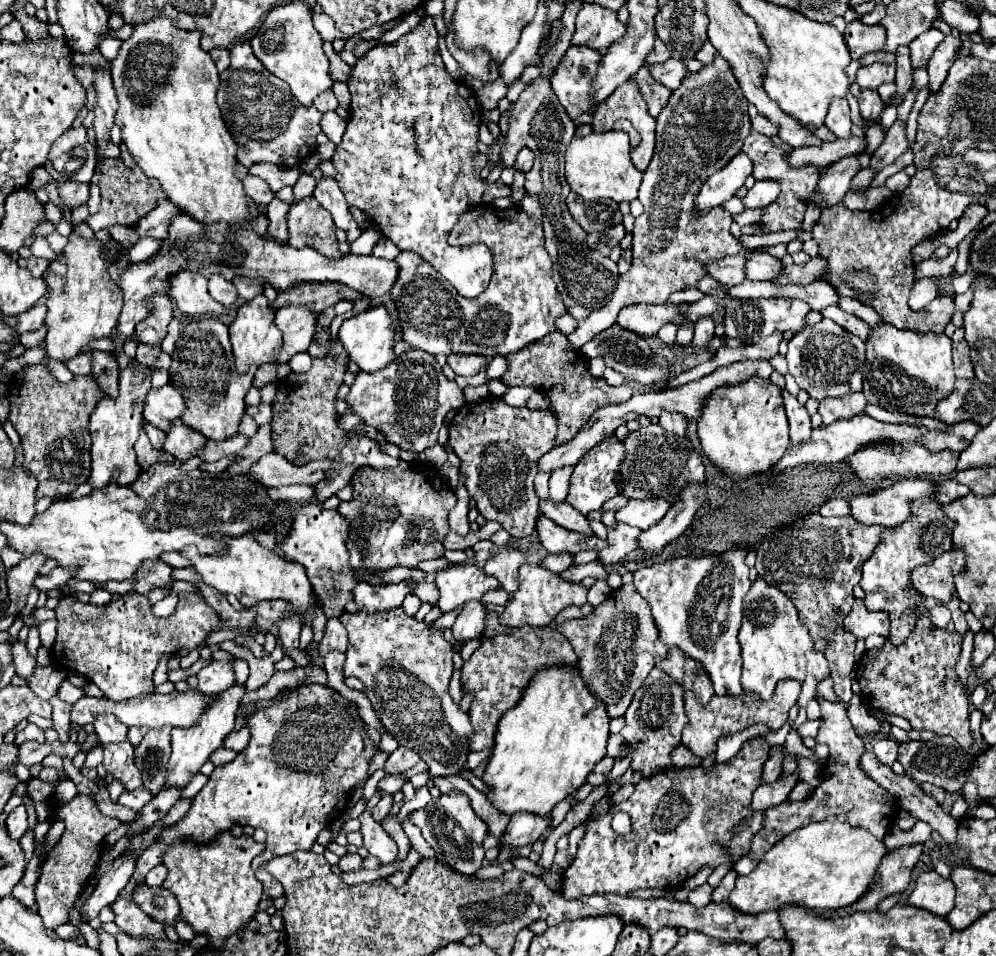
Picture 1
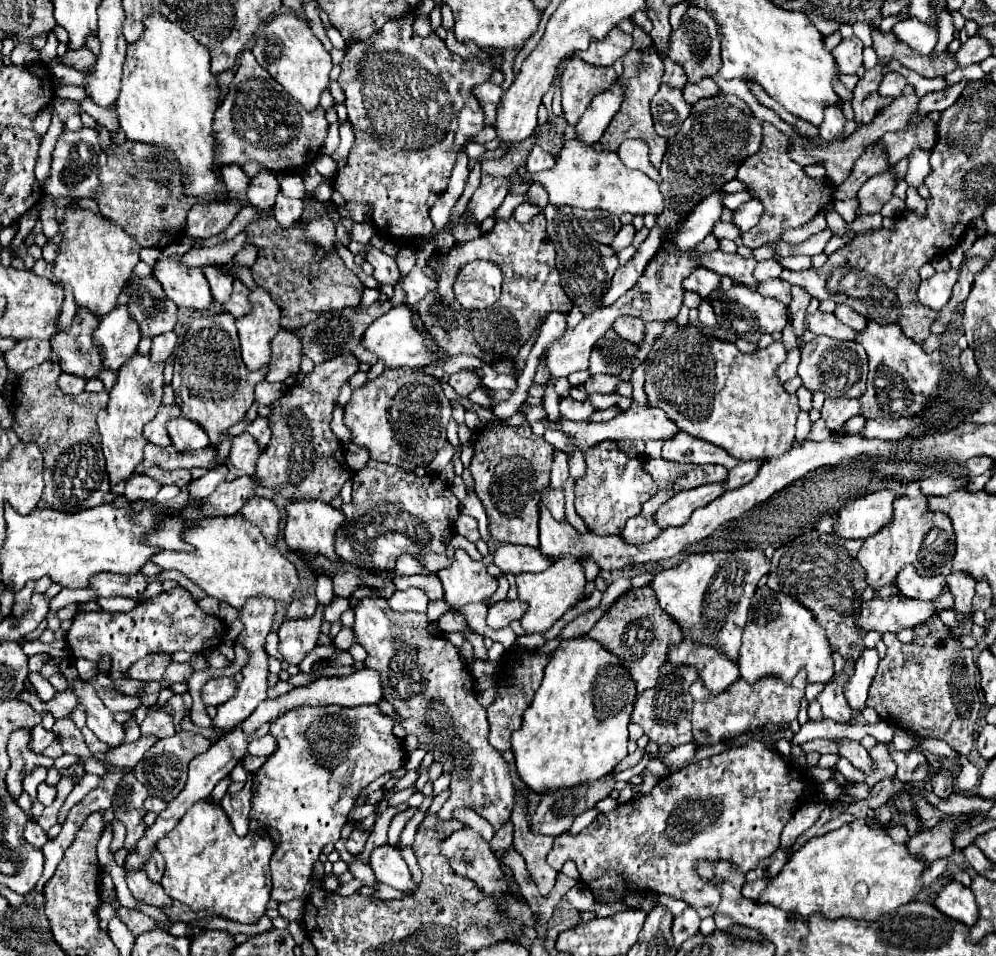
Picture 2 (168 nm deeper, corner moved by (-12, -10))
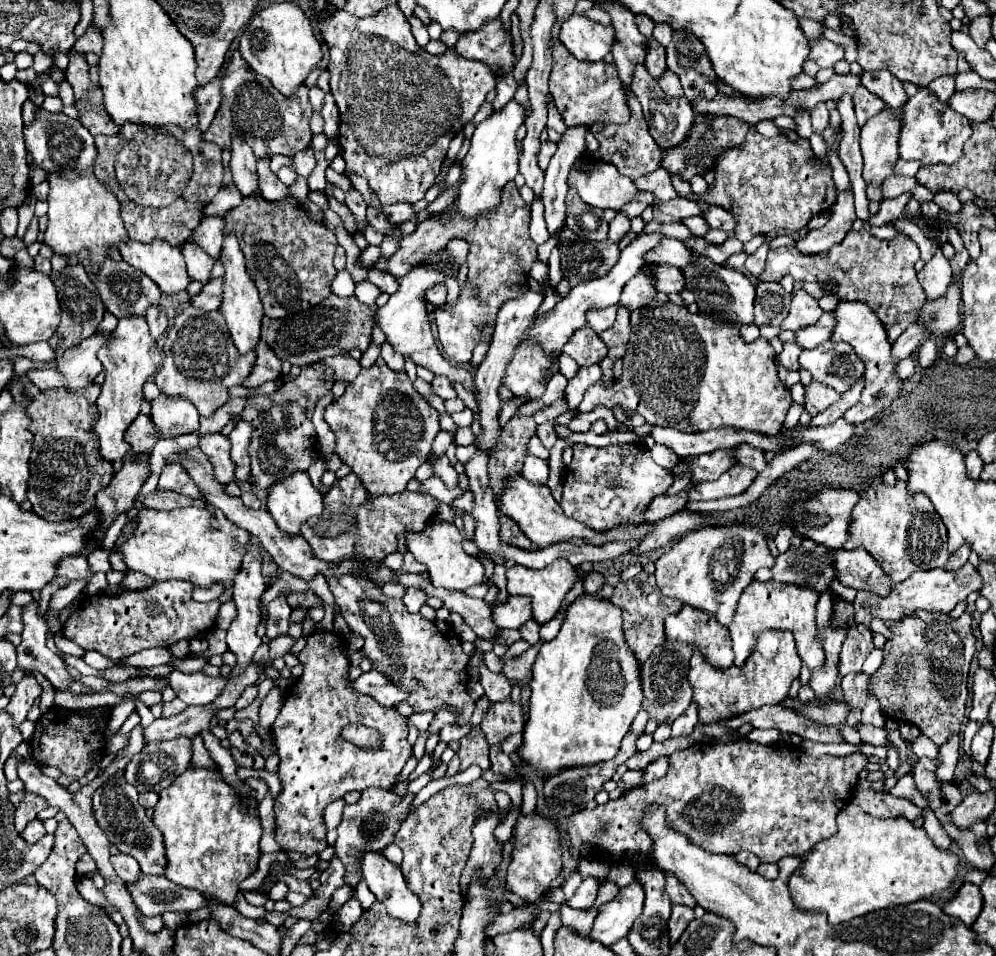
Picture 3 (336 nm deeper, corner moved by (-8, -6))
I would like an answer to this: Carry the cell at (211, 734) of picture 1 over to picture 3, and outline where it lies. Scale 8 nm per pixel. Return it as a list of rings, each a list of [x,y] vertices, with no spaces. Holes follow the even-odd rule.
[[[252,540],[250,546],[246,548],[246,556],[244,556],[244,562],[242,562],[242,570],[240,574],[236,576],[234,580],[234,592],[232,592],[232,600],[236,604],[236,618],[232,620],[230,628],[228,628],[228,636],[226,636],[226,642],[228,642],[228,648],[236,654],[238,662],[236,666],[232,668],[232,676],[236,674],[242,674],[246,668],[248,668],[248,662],[254,662],[254,652],[262,646],[262,640],[260,636],[256,634],[256,628],[260,624],[260,596],[264,594],[266,590],[266,580],[262,576],[262,554],[260,554],[260,546]]]

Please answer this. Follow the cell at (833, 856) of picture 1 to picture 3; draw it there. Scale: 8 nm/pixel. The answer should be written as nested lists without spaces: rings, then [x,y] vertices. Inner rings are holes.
[[[846,804],[838,814],[838,830],[834,836],[820,840],[792,872],[788,888],[794,906],[802,912],[824,912],[828,924],[836,926],[872,910],[910,904],[938,890],[946,890],[958,872],[958,856],[950,850],[938,850],[924,828],[914,828],[906,818],[874,818],[856,804]]]

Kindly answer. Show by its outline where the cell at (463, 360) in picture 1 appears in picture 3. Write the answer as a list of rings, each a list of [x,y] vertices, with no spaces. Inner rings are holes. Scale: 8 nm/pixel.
[[[436,376],[434,382],[432,382],[432,386],[434,386],[434,392],[436,392],[442,400],[448,400],[448,398],[454,398],[454,396],[456,396],[456,390],[454,390],[452,382],[450,382],[448,378],[444,378],[444,376]]]

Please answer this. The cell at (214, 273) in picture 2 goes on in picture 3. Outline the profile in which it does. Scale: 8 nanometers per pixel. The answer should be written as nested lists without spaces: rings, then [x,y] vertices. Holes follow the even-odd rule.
[[[186,244],[182,248],[182,256],[186,260],[186,268],[188,268],[190,278],[206,284],[210,280],[212,268],[214,268],[214,258],[210,258],[204,250],[200,250],[198,246],[192,246],[192,244]]]

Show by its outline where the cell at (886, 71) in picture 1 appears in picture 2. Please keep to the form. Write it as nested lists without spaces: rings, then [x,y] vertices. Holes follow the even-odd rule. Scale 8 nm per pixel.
[[[890,72],[890,74],[886,74],[886,76],[882,78],[882,82],[880,82],[880,86],[878,86],[878,94],[880,94],[880,96],[898,98],[898,96],[902,96],[904,86],[906,86],[906,80],[904,80],[900,74]]]

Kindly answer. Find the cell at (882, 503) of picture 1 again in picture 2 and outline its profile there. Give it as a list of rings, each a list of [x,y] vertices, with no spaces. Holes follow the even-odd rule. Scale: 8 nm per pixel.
[[[880,490],[842,506],[834,518],[834,534],[848,540],[862,540],[876,534],[880,526],[886,526],[892,520],[894,498],[894,490]]]

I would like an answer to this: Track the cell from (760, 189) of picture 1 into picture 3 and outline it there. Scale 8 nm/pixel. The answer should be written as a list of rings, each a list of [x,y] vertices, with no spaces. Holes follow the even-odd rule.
[[[712,206],[708,214],[704,214],[710,228],[718,228],[724,232],[732,232],[736,228],[736,218],[730,210],[724,210],[722,206]]]

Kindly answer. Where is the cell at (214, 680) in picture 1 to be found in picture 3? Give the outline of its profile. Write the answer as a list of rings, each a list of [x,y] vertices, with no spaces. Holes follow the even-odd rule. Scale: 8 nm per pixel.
[[[172,672],[168,680],[176,696],[188,706],[206,706],[208,702],[212,702],[212,698],[216,698],[216,694],[220,694],[220,690],[224,690],[226,682],[226,678],[222,676],[212,678],[204,672],[194,672],[194,674]]]

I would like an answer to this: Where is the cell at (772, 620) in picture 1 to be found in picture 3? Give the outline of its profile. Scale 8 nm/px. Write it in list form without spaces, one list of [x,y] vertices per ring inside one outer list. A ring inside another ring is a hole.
[[[776,580],[750,582],[738,600],[736,616],[734,616],[734,622],[730,624],[732,648],[736,654],[734,664],[744,666],[746,658],[756,648],[756,634],[758,632],[762,632],[762,630],[788,630],[794,634],[798,654],[800,654],[804,666],[808,666],[810,670],[824,668],[824,648],[816,636],[816,622],[814,622],[816,604],[818,604],[818,594],[808,588],[780,584]]]

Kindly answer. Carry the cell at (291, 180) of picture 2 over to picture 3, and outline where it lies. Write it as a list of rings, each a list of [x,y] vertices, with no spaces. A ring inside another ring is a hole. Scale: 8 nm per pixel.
[[[316,190],[316,191],[309,191],[308,198],[314,204],[318,205],[318,207],[324,211],[329,207],[328,204],[328,195],[325,190]]]

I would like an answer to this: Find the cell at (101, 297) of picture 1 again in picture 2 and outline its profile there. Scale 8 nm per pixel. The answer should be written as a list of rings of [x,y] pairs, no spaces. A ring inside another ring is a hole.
[[[82,206],[68,208],[58,234],[62,234],[62,240],[54,260],[54,276],[72,286],[78,306],[88,308],[98,316],[114,310],[118,294],[140,260],[138,242],[130,238],[122,226],[104,218],[100,212]]]

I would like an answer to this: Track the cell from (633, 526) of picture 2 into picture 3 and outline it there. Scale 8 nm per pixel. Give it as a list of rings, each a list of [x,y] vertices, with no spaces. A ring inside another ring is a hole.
[[[692,482],[686,486],[686,490],[682,490],[680,494],[674,494],[674,496],[656,496],[652,500],[652,504],[644,510],[644,520],[646,522],[656,522],[660,518],[666,518],[668,514],[674,514],[674,512],[680,512],[684,510],[686,502],[688,502],[688,488],[692,486]]]

